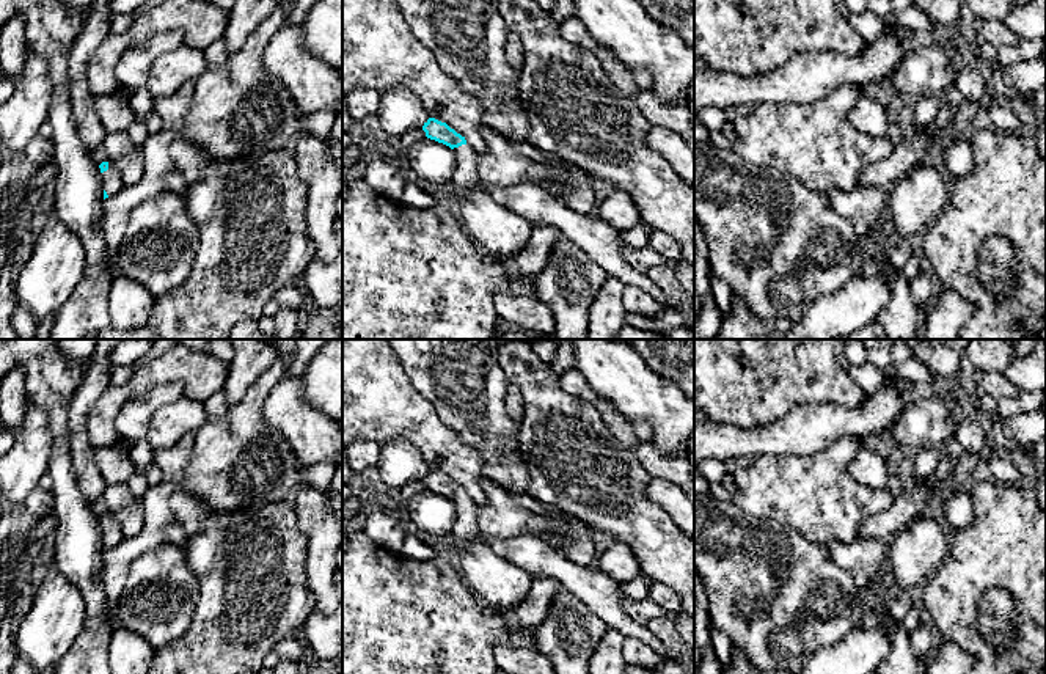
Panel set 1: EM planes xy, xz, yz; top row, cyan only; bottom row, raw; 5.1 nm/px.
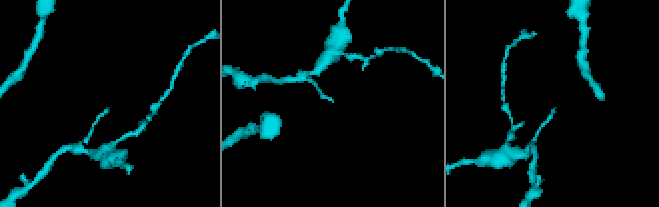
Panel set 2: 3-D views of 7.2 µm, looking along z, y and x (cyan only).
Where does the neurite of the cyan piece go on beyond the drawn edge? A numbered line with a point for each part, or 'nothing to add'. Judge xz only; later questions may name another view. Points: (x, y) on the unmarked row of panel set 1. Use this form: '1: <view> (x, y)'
1: xz (467, 530)

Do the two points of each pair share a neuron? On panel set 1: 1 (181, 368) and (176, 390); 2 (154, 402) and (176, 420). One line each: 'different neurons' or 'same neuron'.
1: different neurons
2: different neurons

